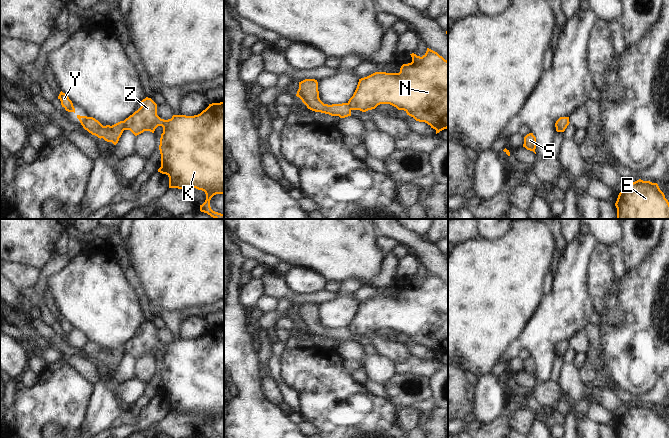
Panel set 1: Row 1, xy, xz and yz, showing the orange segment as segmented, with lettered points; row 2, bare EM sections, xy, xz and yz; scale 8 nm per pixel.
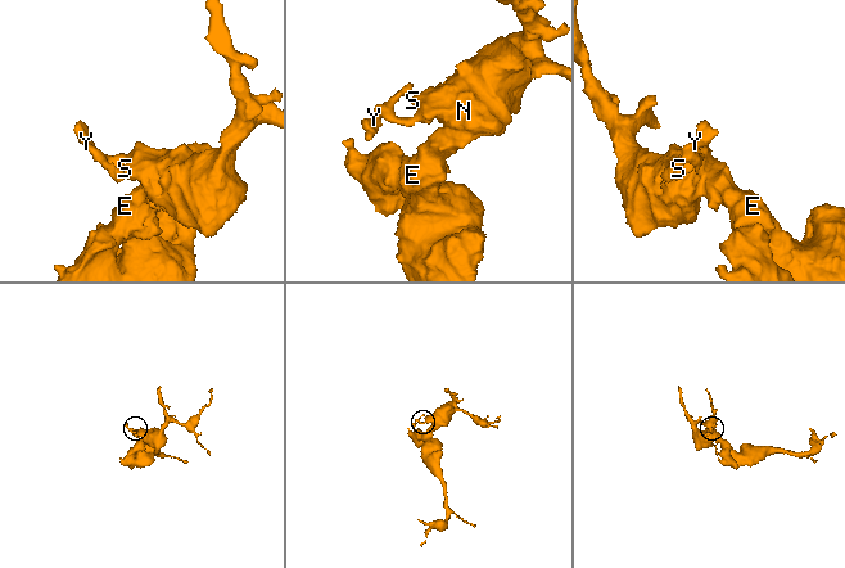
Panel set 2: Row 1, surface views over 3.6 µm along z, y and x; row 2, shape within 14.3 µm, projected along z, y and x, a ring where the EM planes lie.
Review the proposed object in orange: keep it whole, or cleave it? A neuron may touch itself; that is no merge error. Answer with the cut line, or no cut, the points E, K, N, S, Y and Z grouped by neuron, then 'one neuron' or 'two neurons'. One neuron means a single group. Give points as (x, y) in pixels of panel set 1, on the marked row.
cut in xy along (123, 121), (124, 129); E K N S Z / Y; two neurons

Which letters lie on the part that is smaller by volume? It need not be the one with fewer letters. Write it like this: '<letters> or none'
Y

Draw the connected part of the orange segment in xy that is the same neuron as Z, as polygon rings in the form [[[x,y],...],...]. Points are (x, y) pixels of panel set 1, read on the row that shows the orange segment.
[[[146,97],[141,107],[124,120],[124,130],[130,130],[135,136],[150,131],[154,133],[158,126],[163,127],[159,150],[161,167],[158,172],[169,177],[169,188],[196,188],[206,194],[200,211],[215,219],[224,219],[224,214],[210,207],[210,200],[216,194],[224,194],[224,102],[212,103],[200,114],[194,116],[173,115],[164,120],[157,115],[157,104]]]

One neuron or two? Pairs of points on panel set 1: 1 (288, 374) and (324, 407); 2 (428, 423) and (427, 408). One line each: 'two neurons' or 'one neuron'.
1: one neuron
2: one neuron

